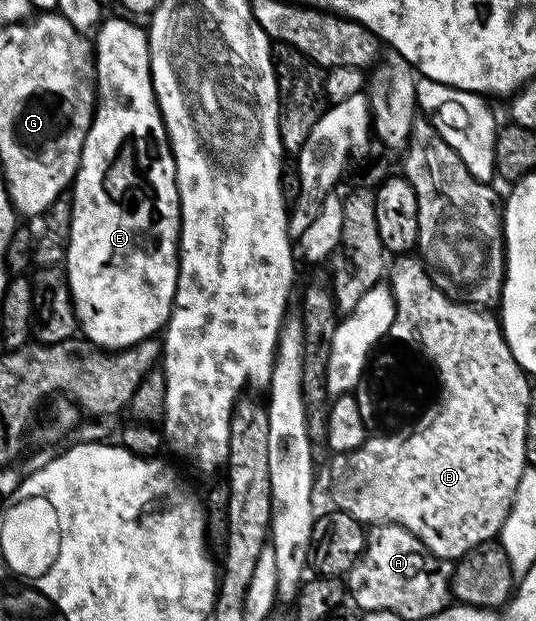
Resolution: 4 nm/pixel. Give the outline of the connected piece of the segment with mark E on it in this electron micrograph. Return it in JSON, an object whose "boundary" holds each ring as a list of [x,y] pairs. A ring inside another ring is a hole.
{"boundary":[[[131,18],[108,19],[99,24],[94,38],[94,57],[107,59],[120,59],[120,67],[112,63],[112,71],[108,71],[108,95],[99,95],[96,113],[92,117],[92,124],[84,142],[84,158],[80,160],[80,168],[76,171],[75,180],[70,188],[72,195],[72,224],[68,227],[68,243],[66,242],[66,268],[68,279],[66,286],[72,297],[72,306],[76,308],[76,317],[79,330],[85,331],[87,342],[97,349],[109,353],[119,353],[125,349],[135,348],[137,343],[151,340],[152,334],[159,332],[167,324],[172,315],[176,301],[176,284],[180,281],[180,261],[178,248],[180,245],[180,198],[176,184],[176,162],[172,156],[172,147],[168,144],[168,134],[160,116],[160,107],[156,103],[156,94],[152,88],[152,70],[148,60],[148,36],[143,26],[135,27]]]}

